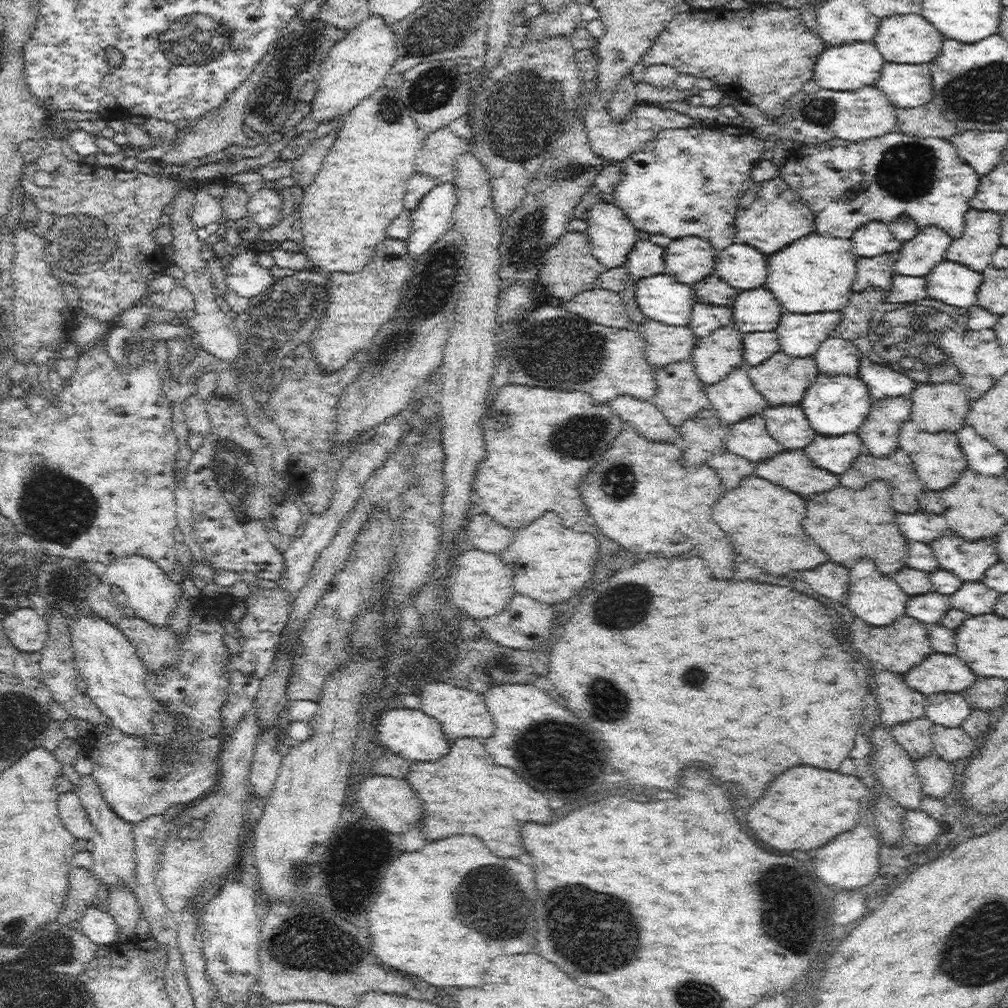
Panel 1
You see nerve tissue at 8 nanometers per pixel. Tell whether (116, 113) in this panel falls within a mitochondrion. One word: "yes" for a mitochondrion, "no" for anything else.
no

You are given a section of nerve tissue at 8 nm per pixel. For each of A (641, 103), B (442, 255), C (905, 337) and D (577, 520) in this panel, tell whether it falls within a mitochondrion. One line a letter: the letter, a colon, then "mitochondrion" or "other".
A: other
B: other
C: mitochondrion
D: other

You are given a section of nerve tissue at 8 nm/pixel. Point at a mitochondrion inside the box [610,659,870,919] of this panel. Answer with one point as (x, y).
(696, 676)

